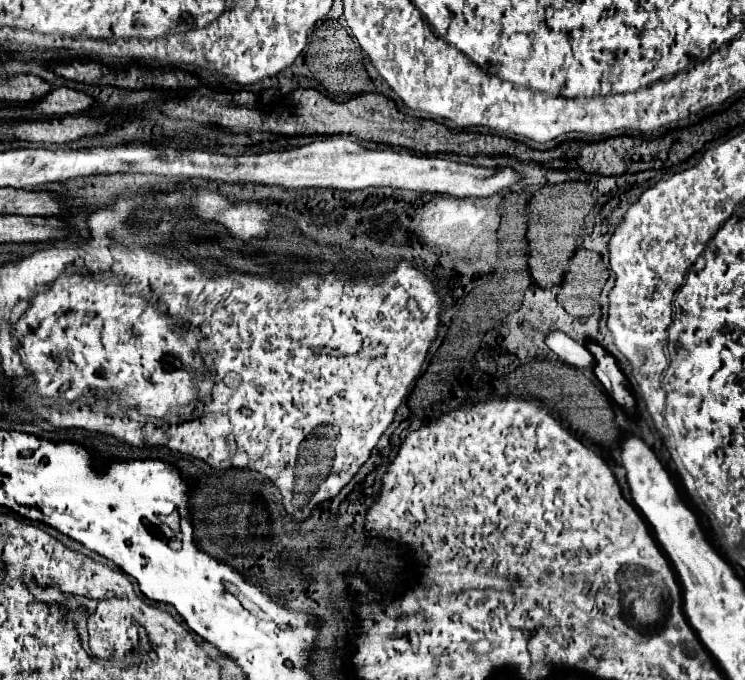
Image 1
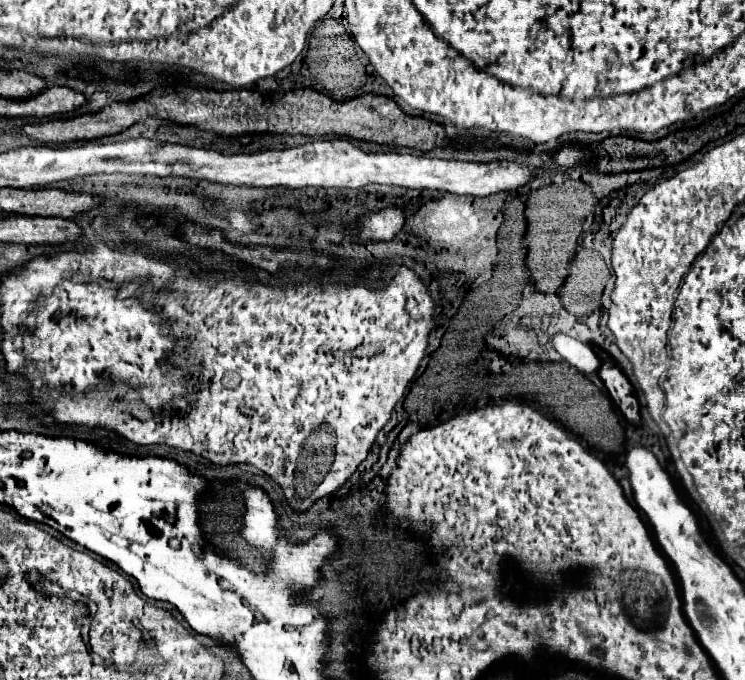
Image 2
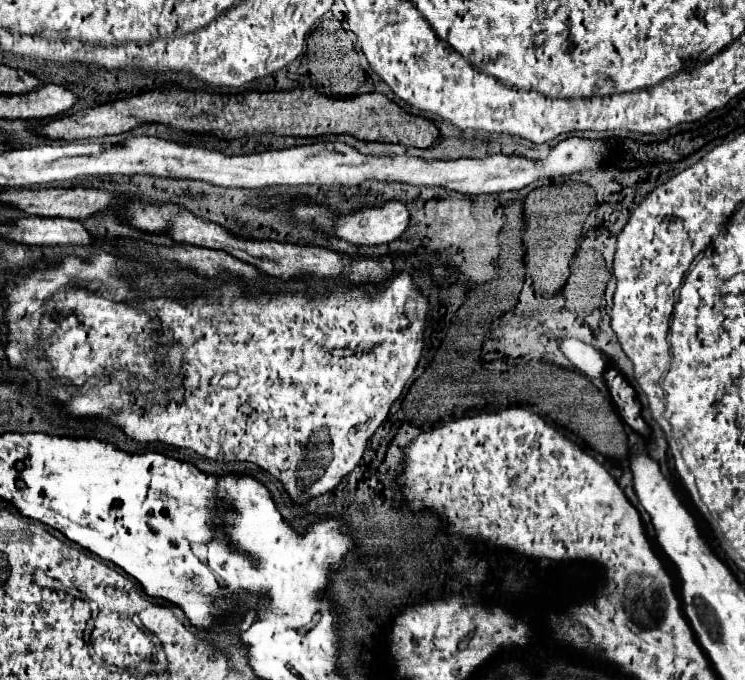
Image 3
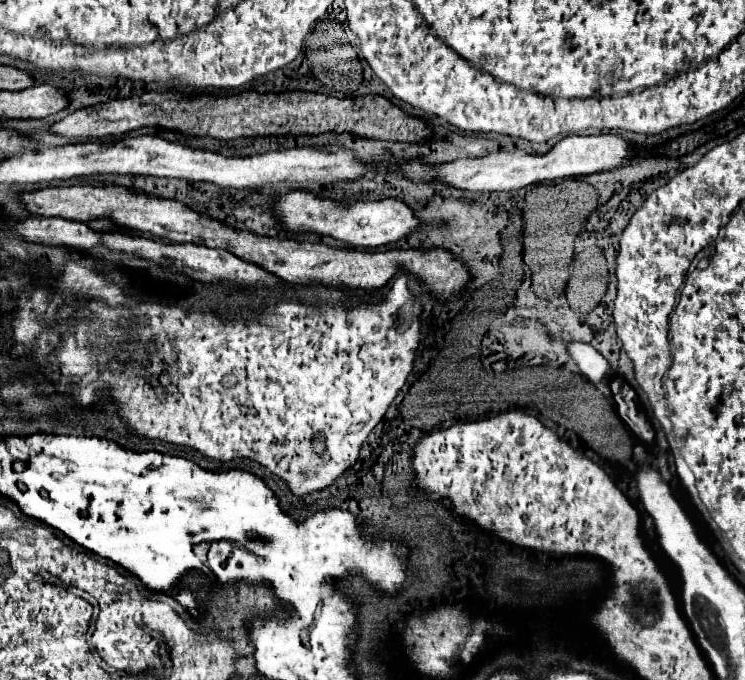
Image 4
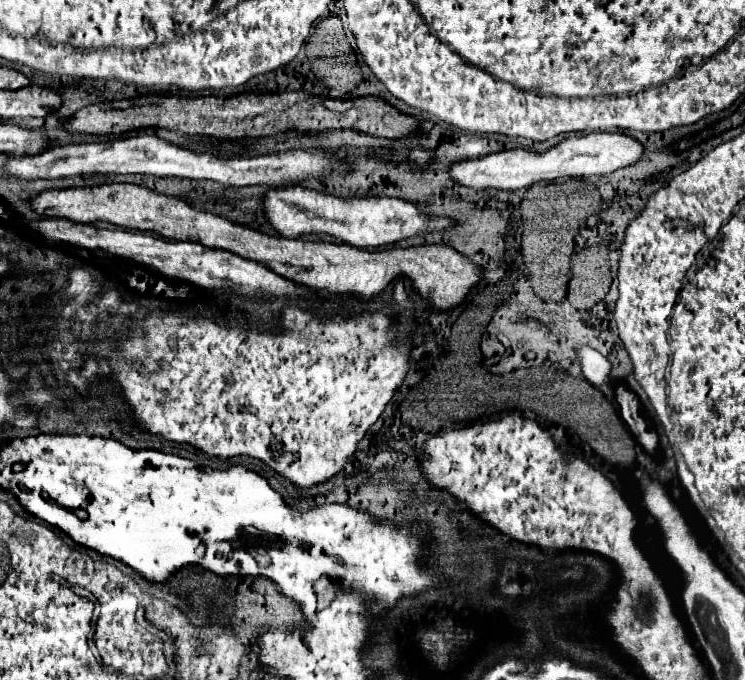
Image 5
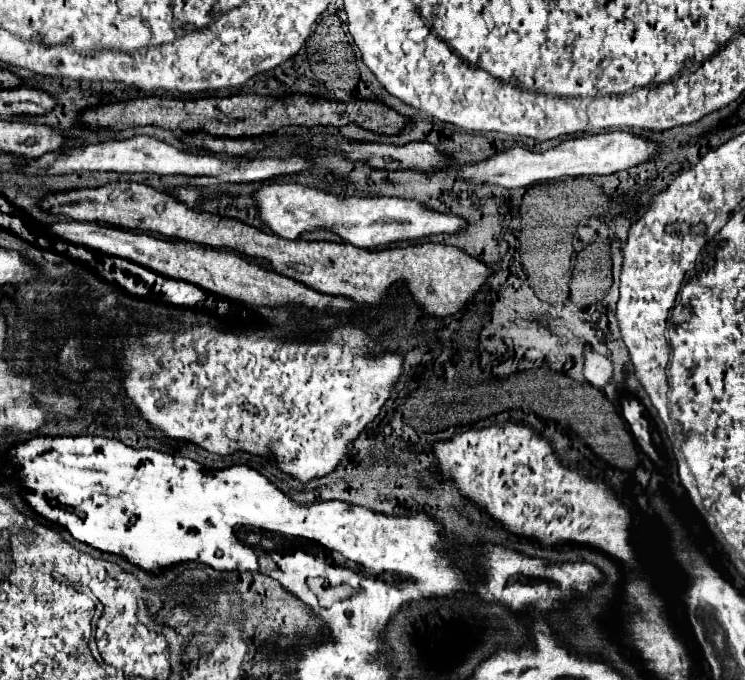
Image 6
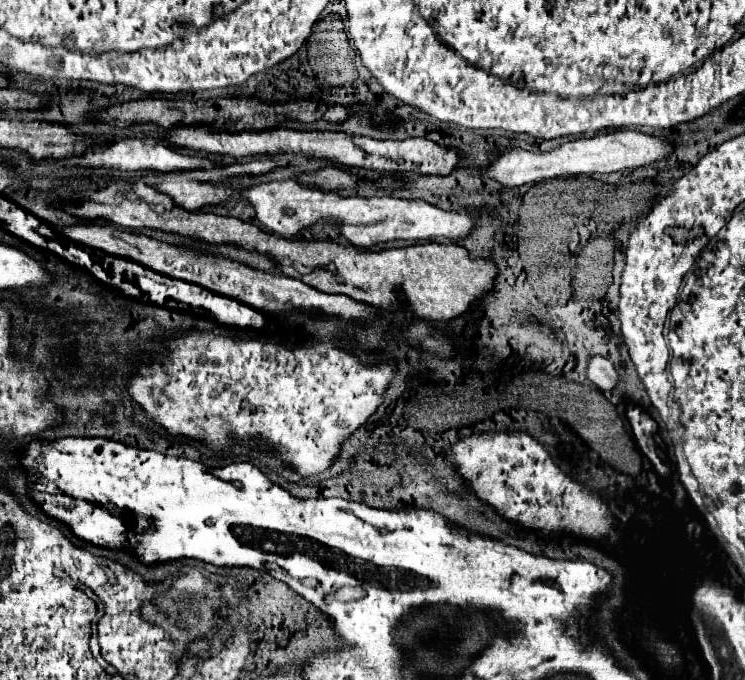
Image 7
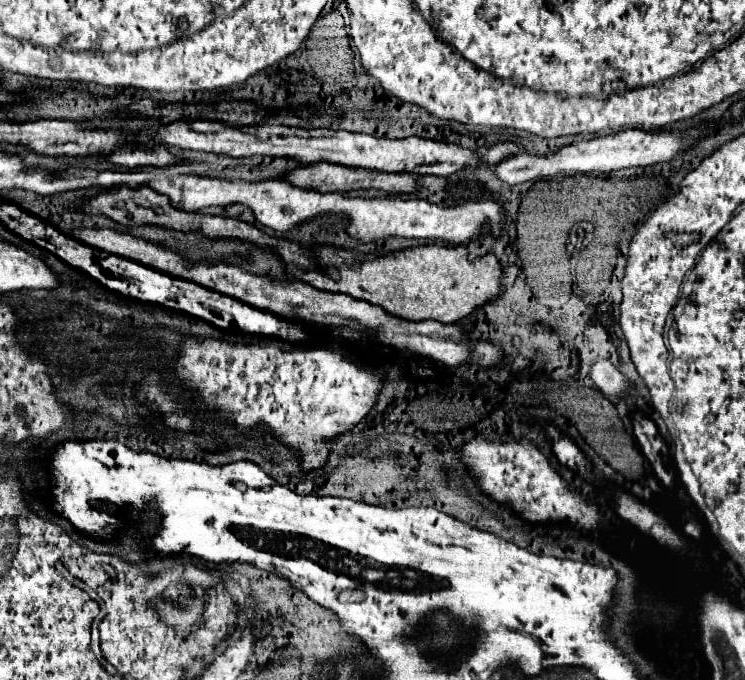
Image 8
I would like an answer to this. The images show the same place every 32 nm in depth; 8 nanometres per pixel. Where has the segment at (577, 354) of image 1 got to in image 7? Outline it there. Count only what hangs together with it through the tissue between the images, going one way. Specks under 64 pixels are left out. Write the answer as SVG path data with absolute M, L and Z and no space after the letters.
M592 356L588 360L588 366L586 366L586 378L596 384L602 392L614 388L618 384L618 378L616 378L616 368L614 364L604 358L604 356Z

